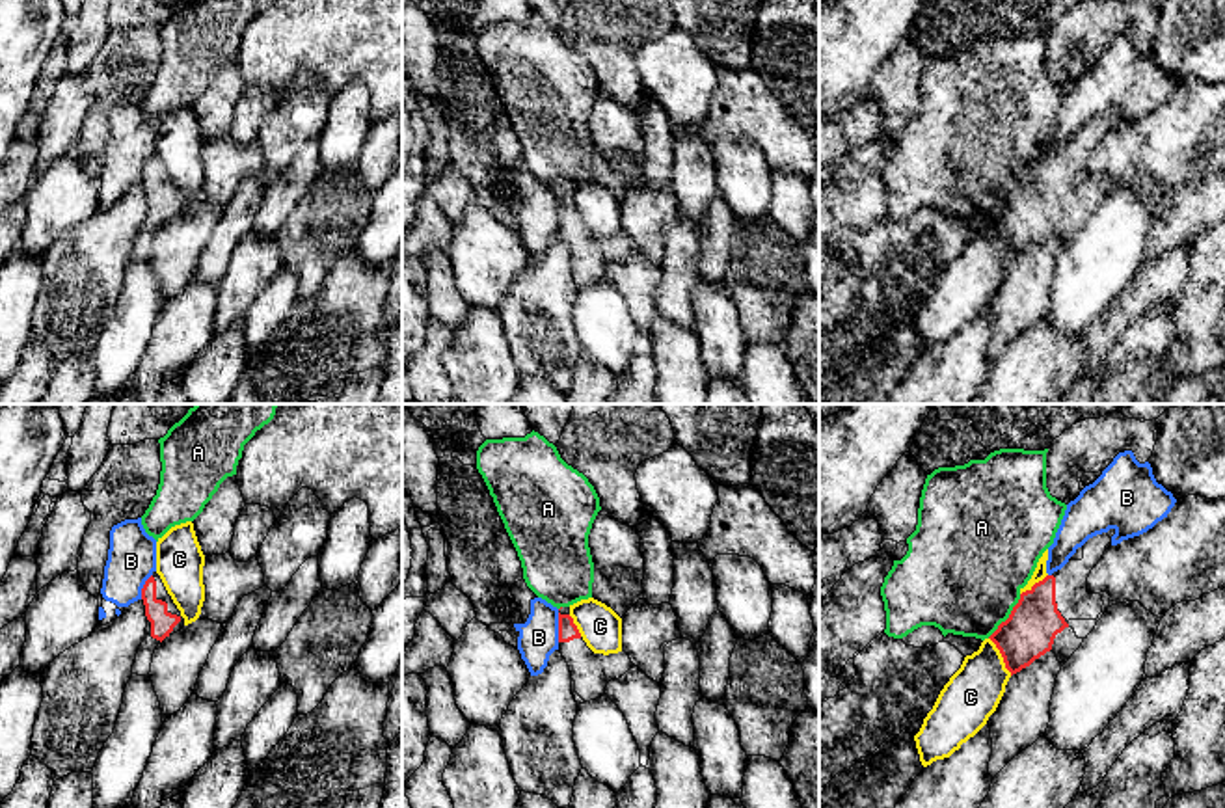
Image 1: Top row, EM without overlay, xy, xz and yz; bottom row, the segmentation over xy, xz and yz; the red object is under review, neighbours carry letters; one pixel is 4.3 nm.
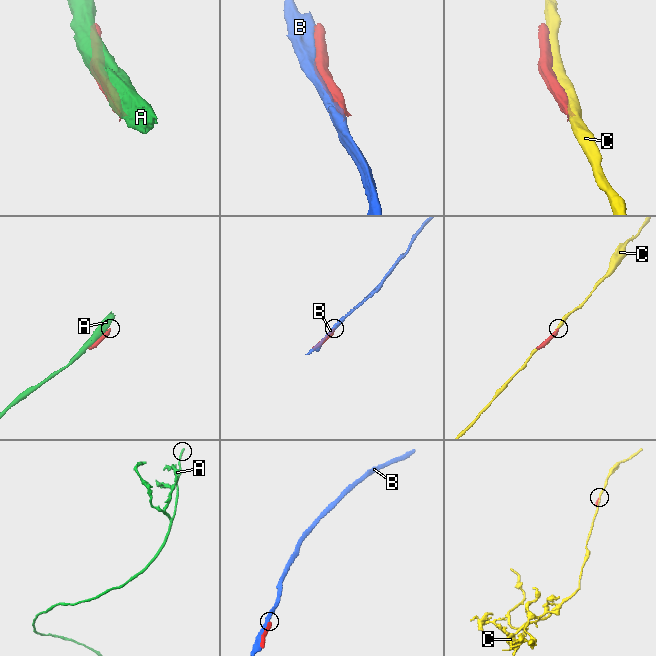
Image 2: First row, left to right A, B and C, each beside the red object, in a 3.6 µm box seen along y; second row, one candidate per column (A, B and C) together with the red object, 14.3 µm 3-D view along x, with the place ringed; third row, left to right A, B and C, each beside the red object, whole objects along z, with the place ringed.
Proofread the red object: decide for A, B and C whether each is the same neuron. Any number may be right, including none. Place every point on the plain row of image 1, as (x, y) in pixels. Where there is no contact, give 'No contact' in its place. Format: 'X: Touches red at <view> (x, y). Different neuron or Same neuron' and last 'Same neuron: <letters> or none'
A: Touches red at yz (1009, 200). Different neuron
B: Touches red at xz (559, 211). Different neuron
C: Touches red at yz (1002, 239). Different neuron
Same neuron: none

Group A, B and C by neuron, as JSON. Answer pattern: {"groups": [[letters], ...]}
{"groups": [["A"], ["B"], ["C"]]}

